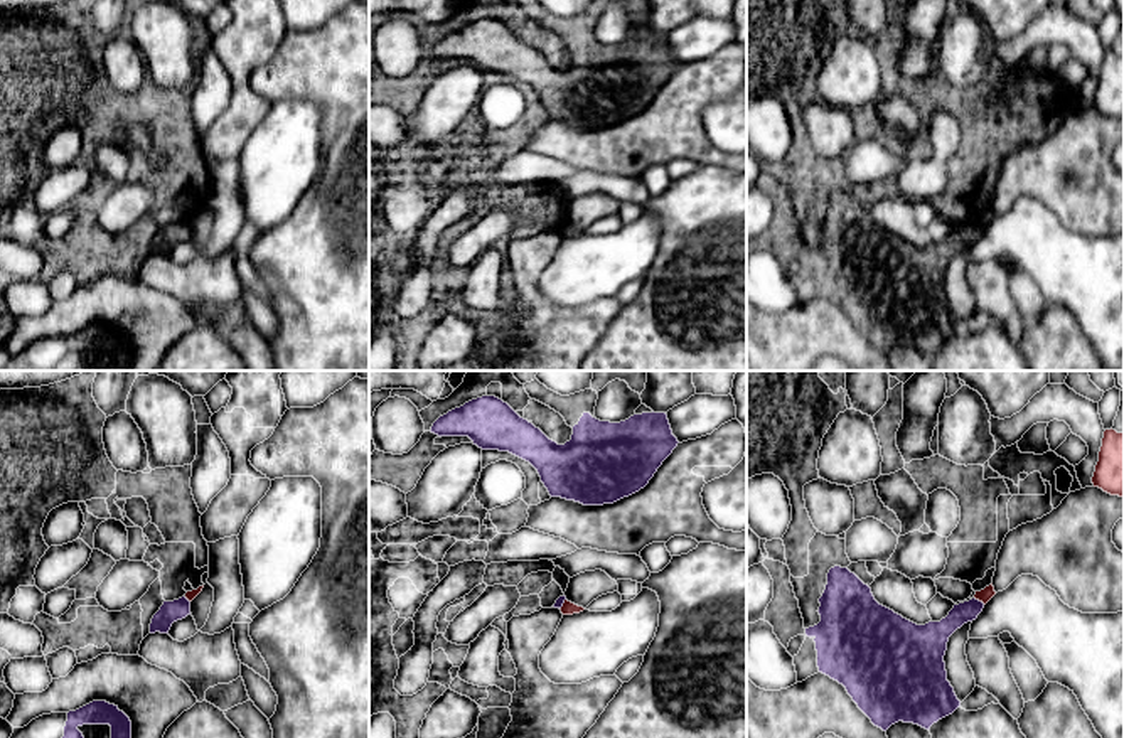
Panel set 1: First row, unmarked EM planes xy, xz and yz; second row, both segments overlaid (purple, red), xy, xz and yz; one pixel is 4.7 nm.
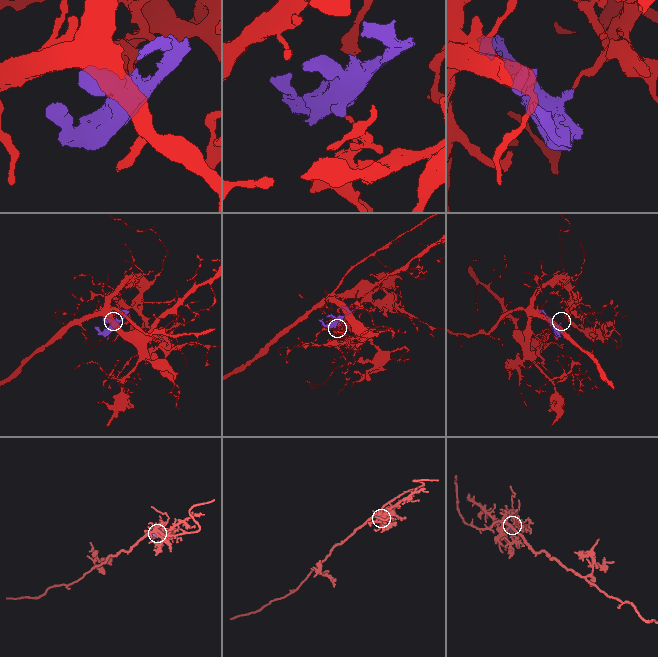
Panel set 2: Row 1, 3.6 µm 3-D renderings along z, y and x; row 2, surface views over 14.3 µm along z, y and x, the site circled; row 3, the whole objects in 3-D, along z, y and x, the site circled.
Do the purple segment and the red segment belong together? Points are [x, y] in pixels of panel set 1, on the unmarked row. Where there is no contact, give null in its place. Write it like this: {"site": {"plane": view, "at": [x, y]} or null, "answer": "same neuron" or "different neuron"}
{"site": {"plane": "yz", "at": [978, 223]}, "answer": "different neuron"}

